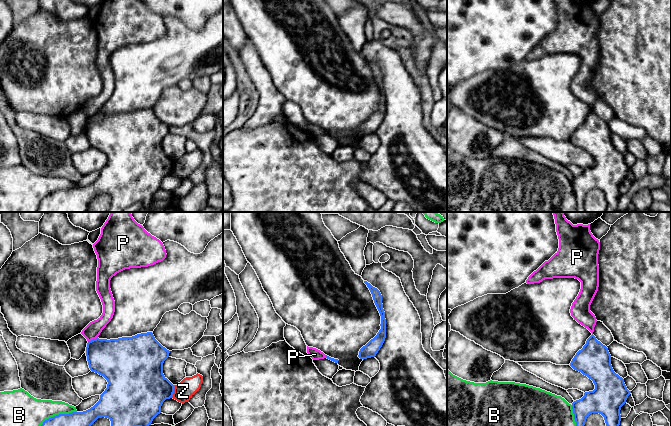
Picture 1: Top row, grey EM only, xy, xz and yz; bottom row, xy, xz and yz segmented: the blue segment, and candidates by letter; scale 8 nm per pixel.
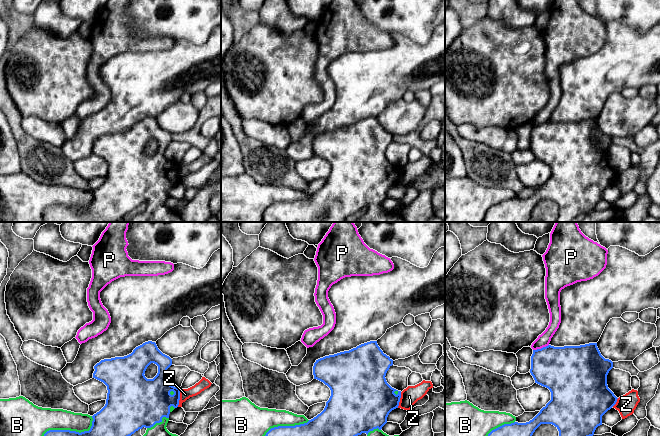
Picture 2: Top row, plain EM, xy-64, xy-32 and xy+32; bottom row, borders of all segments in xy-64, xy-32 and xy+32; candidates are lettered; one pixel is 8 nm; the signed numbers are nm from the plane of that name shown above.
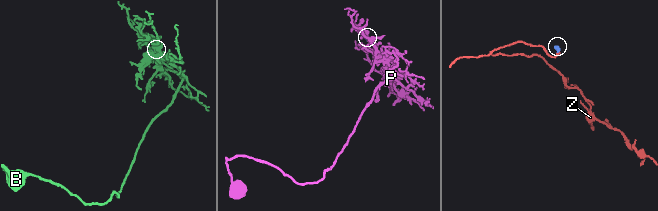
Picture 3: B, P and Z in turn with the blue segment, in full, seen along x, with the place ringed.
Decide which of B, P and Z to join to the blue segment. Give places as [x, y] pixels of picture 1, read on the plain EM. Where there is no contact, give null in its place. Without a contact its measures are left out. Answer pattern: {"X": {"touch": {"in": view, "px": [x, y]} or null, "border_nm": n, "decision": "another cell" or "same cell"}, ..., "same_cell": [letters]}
{"B": {"touch": {"in": "xy", "px": [54, 192]}, "border_nm": 380, "decision": "same cell"}, "P": {"touch": {"in": "xy", "px": [93, 115]}, "border_nm": 90, "decision": "another cell"}, "Z": {"touch": {"in": "xy", "px": [173, 167]}, "border_nm": 110, "decision": "another cell"}, "same_cell": ["B"]}

